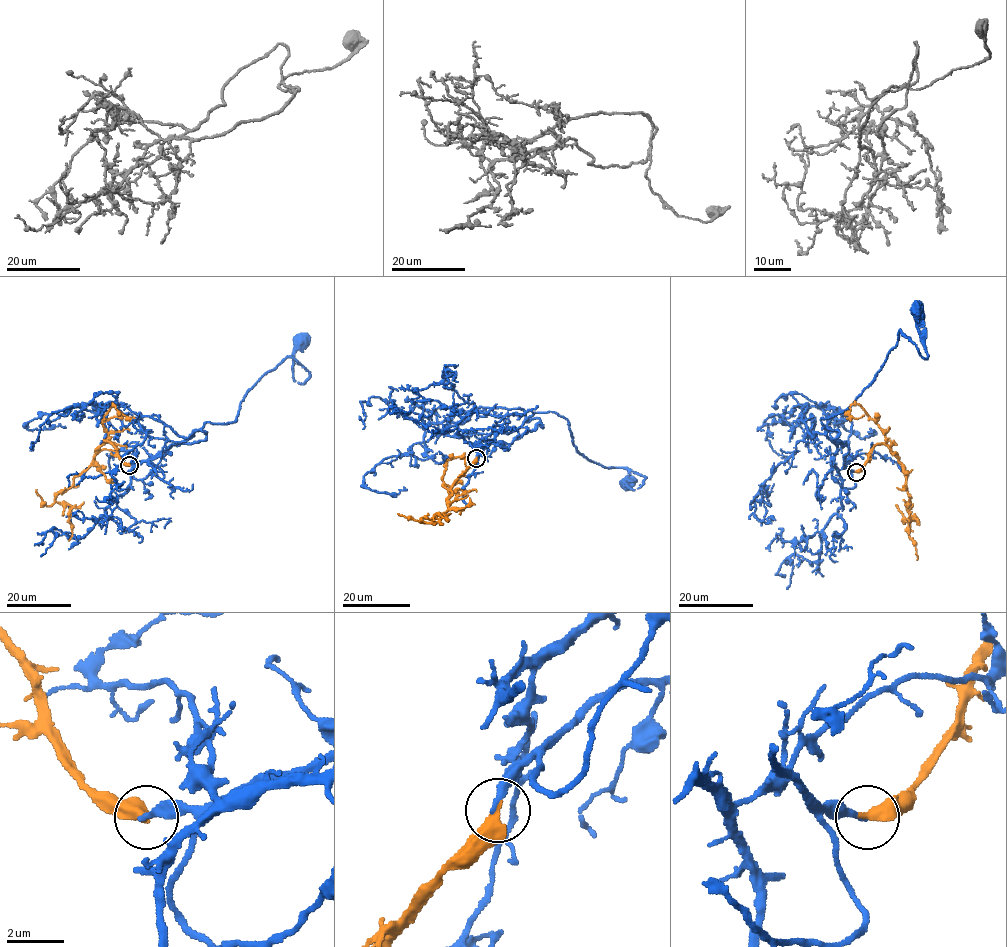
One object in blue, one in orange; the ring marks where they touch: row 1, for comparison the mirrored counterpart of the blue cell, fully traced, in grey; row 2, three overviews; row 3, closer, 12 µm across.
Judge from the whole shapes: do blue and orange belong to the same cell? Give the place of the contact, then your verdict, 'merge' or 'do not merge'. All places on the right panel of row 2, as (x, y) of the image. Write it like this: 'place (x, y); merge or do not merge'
place (856, 472); merge

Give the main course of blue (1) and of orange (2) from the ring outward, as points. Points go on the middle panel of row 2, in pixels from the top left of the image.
1: (476, 458), (491, 443), (511, 444), (534, 413), (553, 411), (588, 459), (645, 479), (634, 489), (627, 480)
2: (476, 458), (454, 482), (448, 510), (421, 519), (435, 523), (439, 515), (447, 520)

